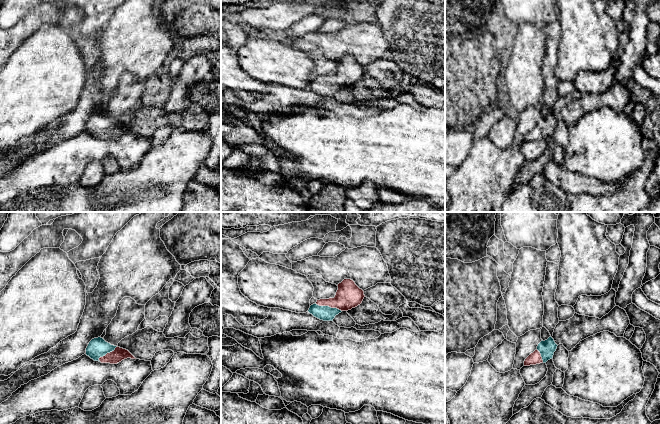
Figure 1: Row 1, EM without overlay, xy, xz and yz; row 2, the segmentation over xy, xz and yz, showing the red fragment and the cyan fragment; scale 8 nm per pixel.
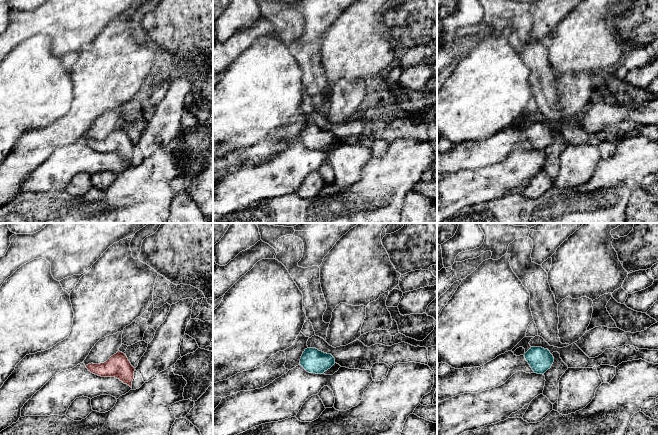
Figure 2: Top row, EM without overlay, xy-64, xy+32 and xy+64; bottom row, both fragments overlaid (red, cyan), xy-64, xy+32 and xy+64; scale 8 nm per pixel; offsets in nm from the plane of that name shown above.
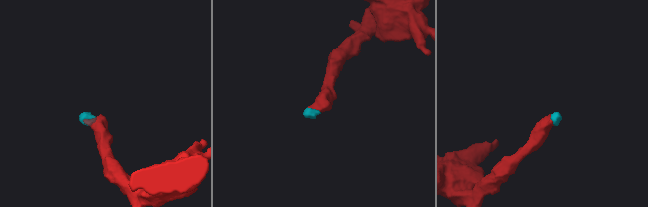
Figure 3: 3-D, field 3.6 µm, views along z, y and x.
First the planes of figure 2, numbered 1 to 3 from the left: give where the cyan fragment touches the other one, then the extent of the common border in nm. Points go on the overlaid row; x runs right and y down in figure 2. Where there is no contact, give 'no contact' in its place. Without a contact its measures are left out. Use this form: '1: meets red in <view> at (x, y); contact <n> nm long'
1: no contact
2: no contact
3: no contact

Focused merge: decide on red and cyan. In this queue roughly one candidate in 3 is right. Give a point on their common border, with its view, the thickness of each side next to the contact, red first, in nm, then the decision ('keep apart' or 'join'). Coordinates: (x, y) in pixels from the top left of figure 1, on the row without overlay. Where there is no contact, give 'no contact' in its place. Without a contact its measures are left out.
xz (328, 81) | 200/120 nm | join

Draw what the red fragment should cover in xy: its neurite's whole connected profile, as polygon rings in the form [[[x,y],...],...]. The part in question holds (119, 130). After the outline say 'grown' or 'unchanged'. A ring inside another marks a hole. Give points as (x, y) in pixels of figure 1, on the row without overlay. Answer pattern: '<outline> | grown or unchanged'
[[[101,113],[89,118],[86,131],[94,137],[110,140],[117,140],[127,134],[136,135],[128,126],[111,121]]] | grown

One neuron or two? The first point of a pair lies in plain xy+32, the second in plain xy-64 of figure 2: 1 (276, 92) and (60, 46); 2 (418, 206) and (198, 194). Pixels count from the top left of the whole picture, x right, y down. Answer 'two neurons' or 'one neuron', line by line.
1: two neurons
2: two neurons

